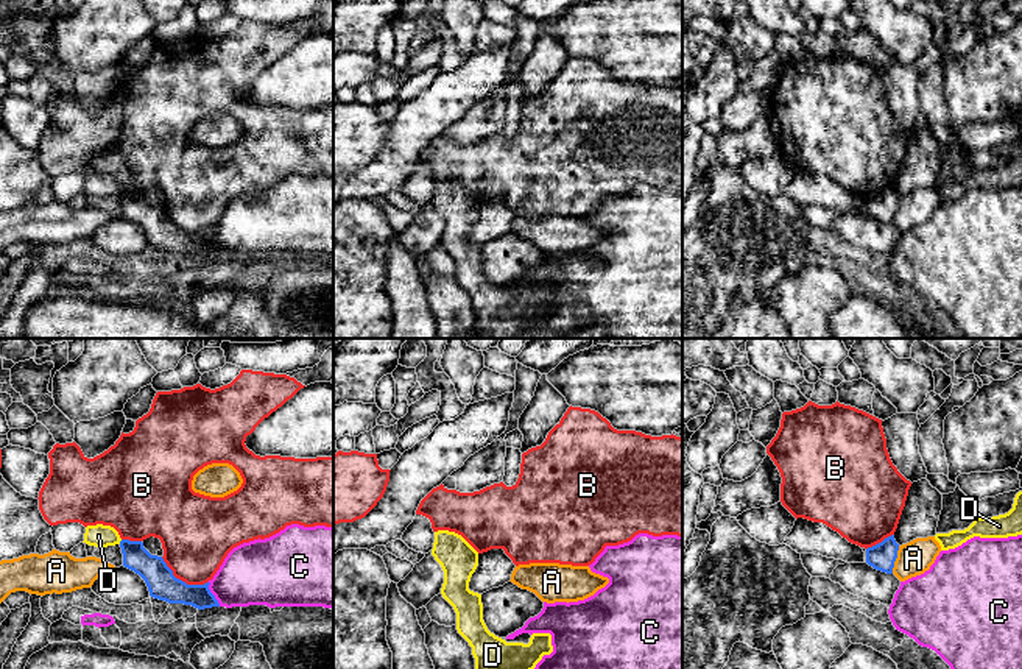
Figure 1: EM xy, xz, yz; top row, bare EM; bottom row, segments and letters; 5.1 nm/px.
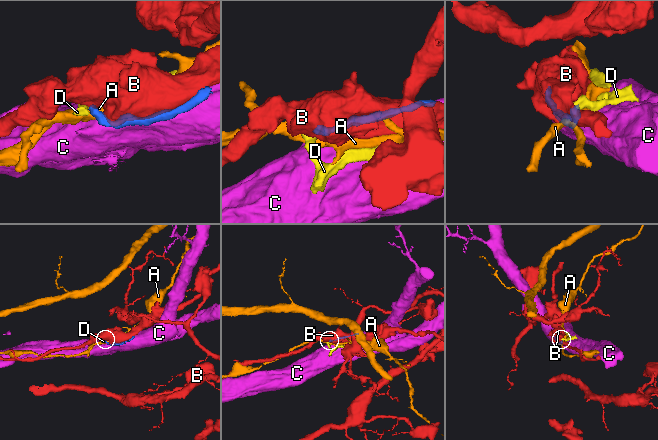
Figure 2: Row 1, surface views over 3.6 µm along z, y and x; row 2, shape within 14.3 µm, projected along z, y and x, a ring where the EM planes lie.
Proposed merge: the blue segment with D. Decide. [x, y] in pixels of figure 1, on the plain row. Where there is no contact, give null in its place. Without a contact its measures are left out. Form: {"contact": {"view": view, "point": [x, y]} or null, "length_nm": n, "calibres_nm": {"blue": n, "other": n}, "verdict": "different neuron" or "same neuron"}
{"contact": {"view": "xy", "point": [120, 192]}, "length_nm": 30, "calibres_nm": {"blue": 150, "other": 120}, "verdict": "different neuron"}

